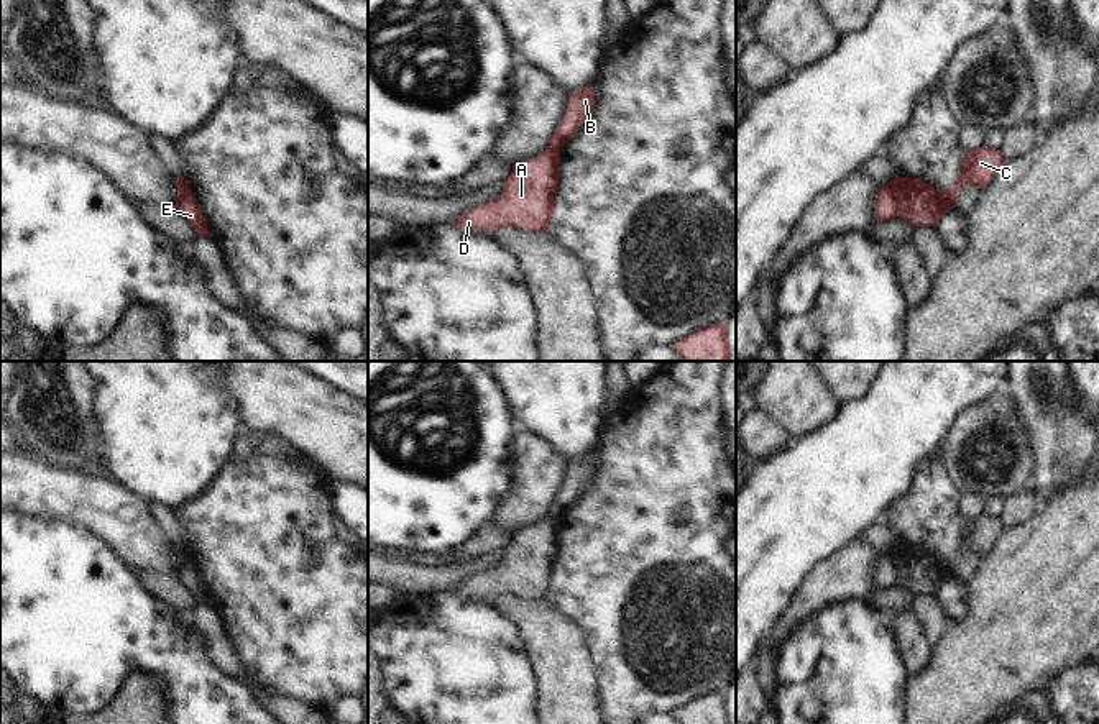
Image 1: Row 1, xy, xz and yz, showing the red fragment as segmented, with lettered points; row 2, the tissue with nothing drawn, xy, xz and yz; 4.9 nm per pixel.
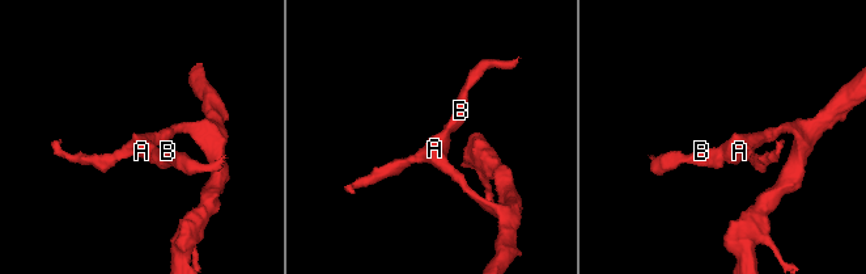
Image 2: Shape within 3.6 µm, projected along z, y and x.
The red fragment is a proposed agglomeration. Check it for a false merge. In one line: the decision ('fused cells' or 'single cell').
fused cells

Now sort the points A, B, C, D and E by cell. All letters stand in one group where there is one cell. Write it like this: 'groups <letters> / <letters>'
groups A C D / B E

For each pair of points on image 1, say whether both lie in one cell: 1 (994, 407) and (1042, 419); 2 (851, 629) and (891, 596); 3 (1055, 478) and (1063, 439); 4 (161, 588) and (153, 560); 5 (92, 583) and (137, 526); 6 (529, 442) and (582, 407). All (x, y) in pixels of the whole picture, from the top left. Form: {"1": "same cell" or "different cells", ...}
{"1": "different cells", "2": "different cells", "3": "same cell", "4": "different cells", "5": "different cells", "6": "different cells"}

